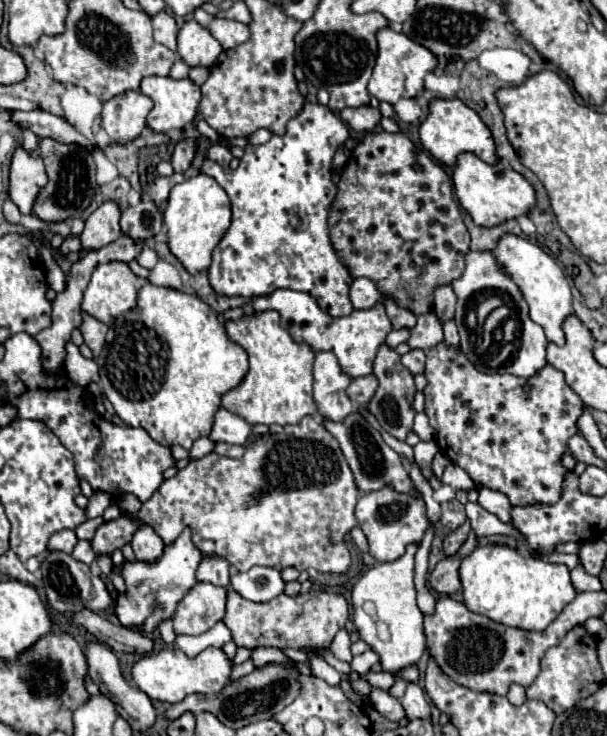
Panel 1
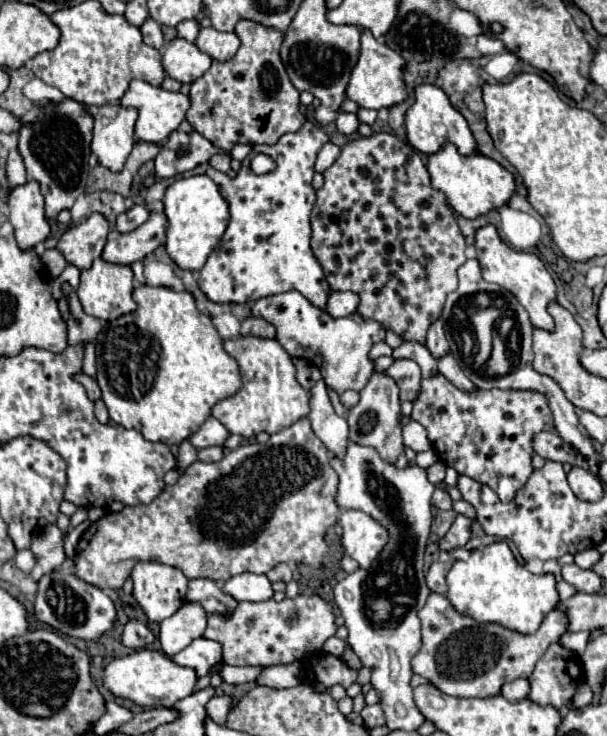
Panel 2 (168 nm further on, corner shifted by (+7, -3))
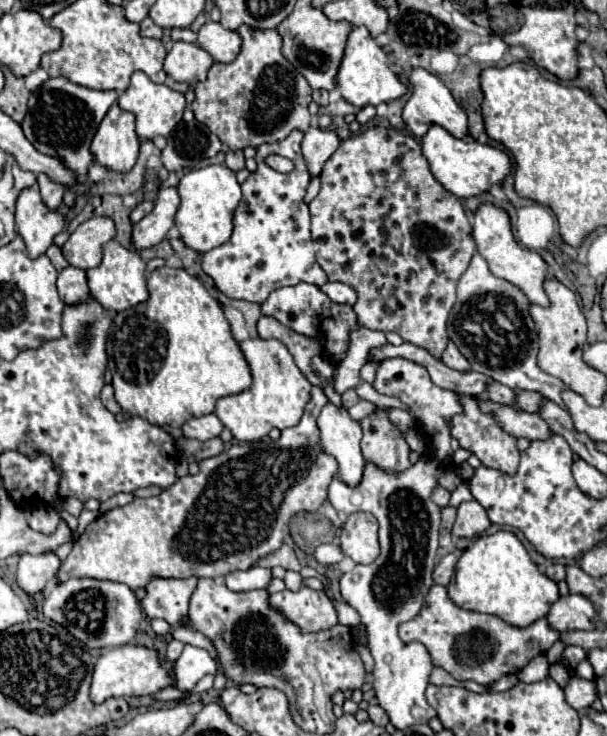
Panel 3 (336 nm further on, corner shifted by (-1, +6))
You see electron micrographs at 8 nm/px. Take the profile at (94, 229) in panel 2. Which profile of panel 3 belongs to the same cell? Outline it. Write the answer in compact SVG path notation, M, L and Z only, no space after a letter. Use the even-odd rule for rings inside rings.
M89 218L63 244L63 254L71 266L89 270L101 264L103 244L115 238L115 222L111 218Z

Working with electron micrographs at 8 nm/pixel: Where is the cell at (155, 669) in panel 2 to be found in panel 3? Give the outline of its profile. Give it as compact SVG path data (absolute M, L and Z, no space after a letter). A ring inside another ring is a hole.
M125 644L105 650L99 660L95 662L93 670L93 682L91 682L91 700L95 704L105 702L105 698L111 696L151 696L167 686L171 686L175 680L171 676L171 670L161 664L157 648L137 646L137 644Z

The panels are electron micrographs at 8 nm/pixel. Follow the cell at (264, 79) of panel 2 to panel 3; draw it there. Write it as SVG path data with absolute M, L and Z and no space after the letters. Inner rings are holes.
M241 26L239 36L243 38L243 46L239 56L229 62L221 64L215 62L207 74L205 82L197 82L195 86L195 100L191 110L199 122L209 126L217 138L229 146L231 150L243 150L247 146L257 148L263 142L277 142L291 134L291 130L307 130L311 126L311 114L307 110L311 102L311 86L307 80L293 68L293 64L281 52L281 34L277 30L255 30L251 26Z

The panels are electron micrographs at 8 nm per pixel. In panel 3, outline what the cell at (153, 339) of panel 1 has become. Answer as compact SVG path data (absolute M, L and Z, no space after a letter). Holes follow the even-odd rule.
M157 268L147 278L149 300L119 312L109 328L107 336L107 368L113 374L115 400L131 414L145 418L155 426L181 428L187 420L211 414L221 396L239 394L251 386L251 372L247 360L231 336L229 322L219 302L207 292L207 288L183 268Z

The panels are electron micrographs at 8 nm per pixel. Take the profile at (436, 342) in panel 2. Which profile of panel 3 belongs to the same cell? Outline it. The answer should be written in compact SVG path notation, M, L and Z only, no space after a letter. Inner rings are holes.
M451 340L447 342L447 348L445 348L445 352L443 352L441 360L443 360L449 368L455 368L455 370L465 370L465 372L469 372L469 370L471 370L469 362L465 360L465 356L457 350L457 346L455 346Z

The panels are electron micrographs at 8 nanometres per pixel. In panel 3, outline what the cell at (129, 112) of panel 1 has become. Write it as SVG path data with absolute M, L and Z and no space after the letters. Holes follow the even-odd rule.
M113 104L97 128L97 134L91 142L91 152L95 160L105 168L115 172L129 172L135 166L135 160L139 156L139 138L135 134L135 114L125 112L117 104Z

